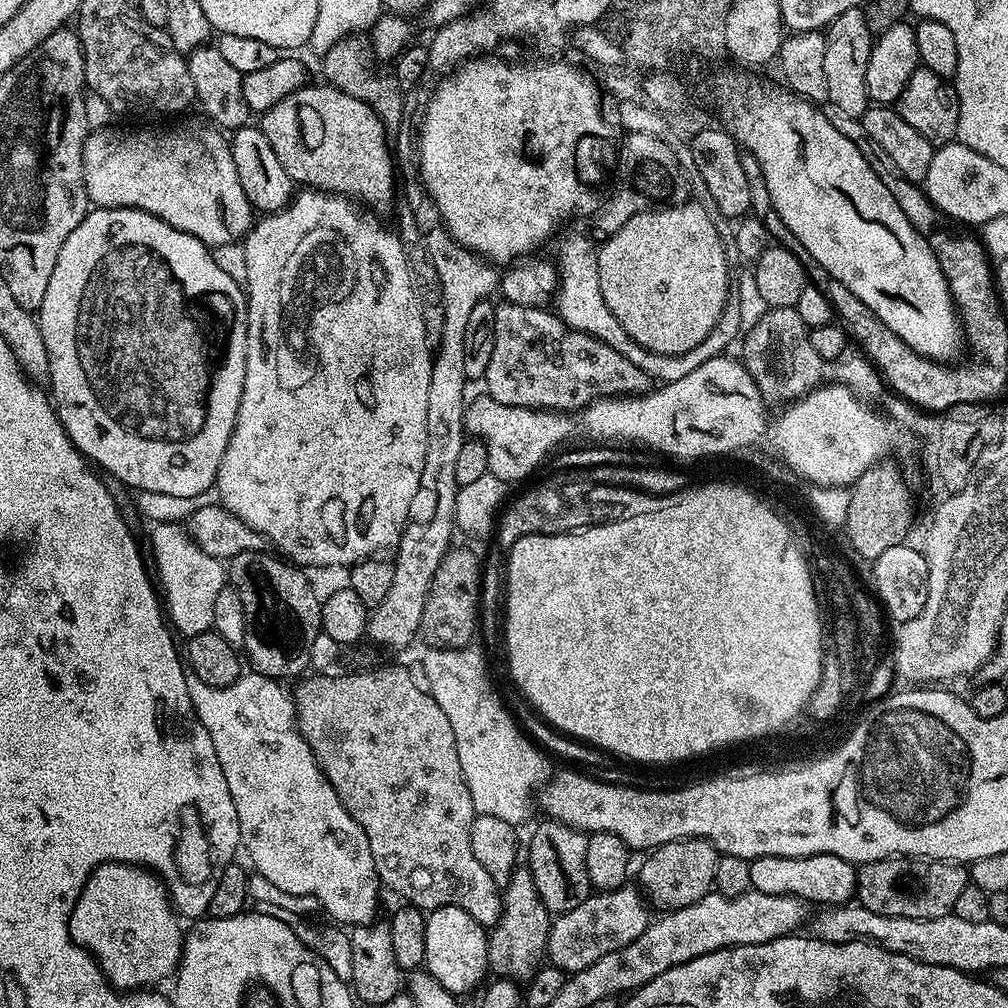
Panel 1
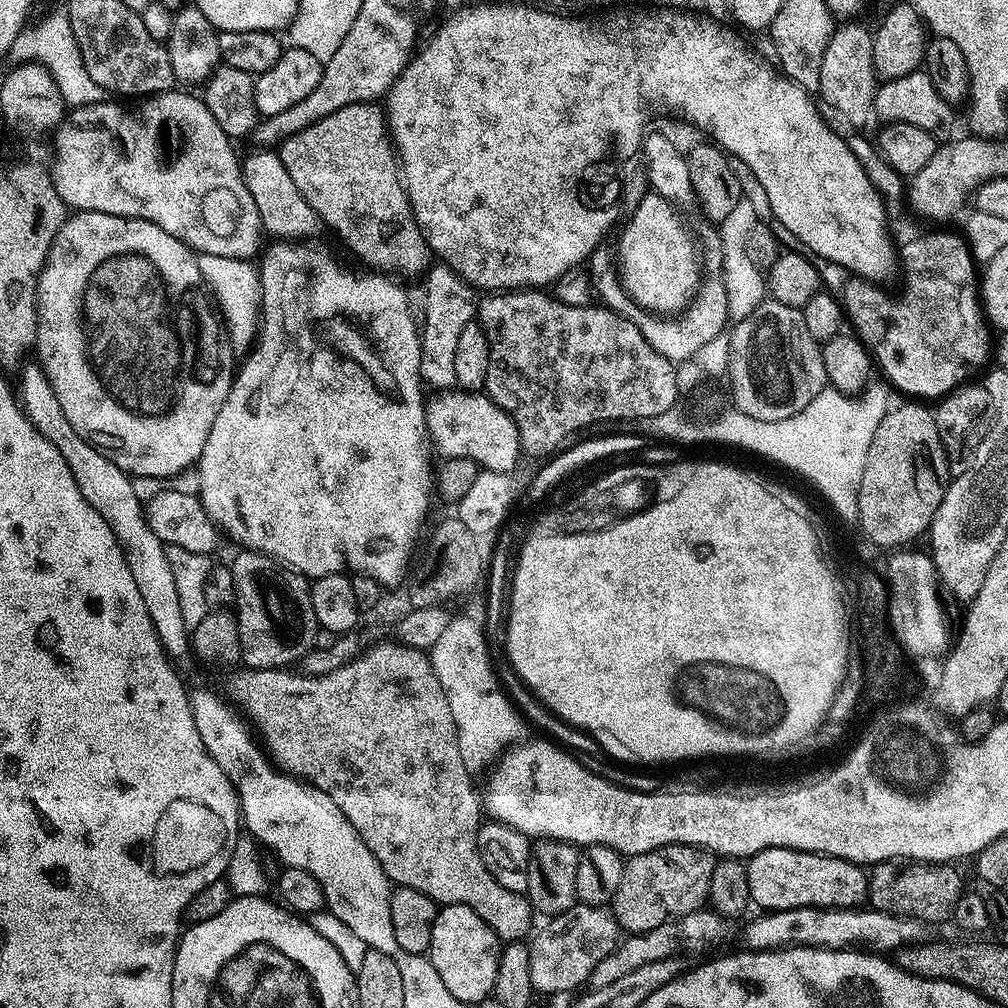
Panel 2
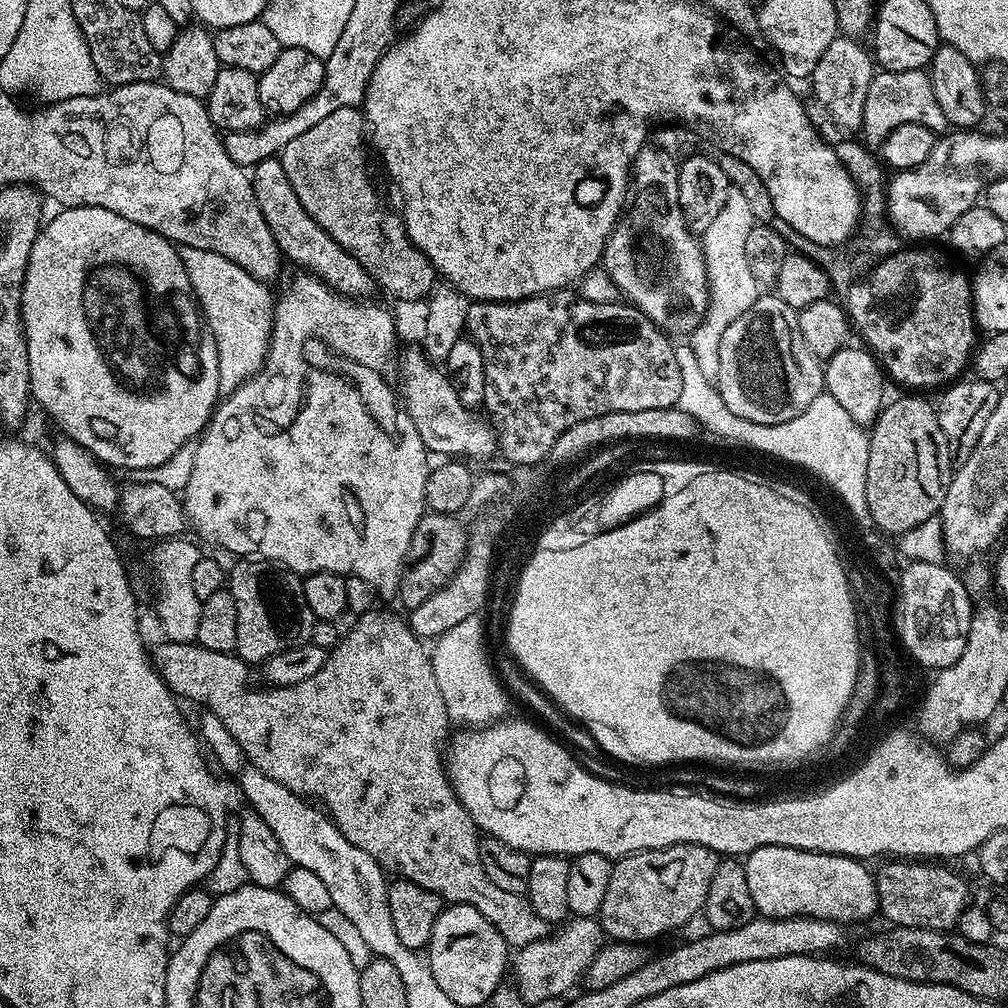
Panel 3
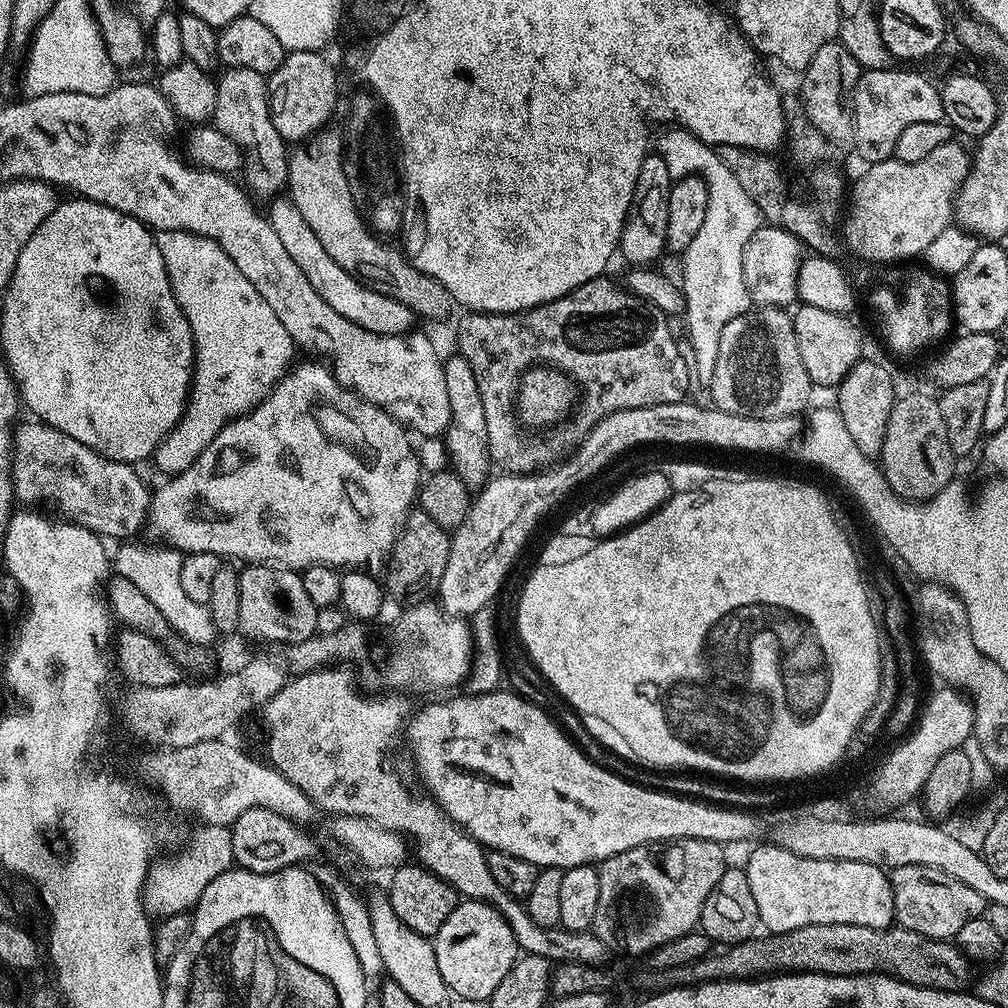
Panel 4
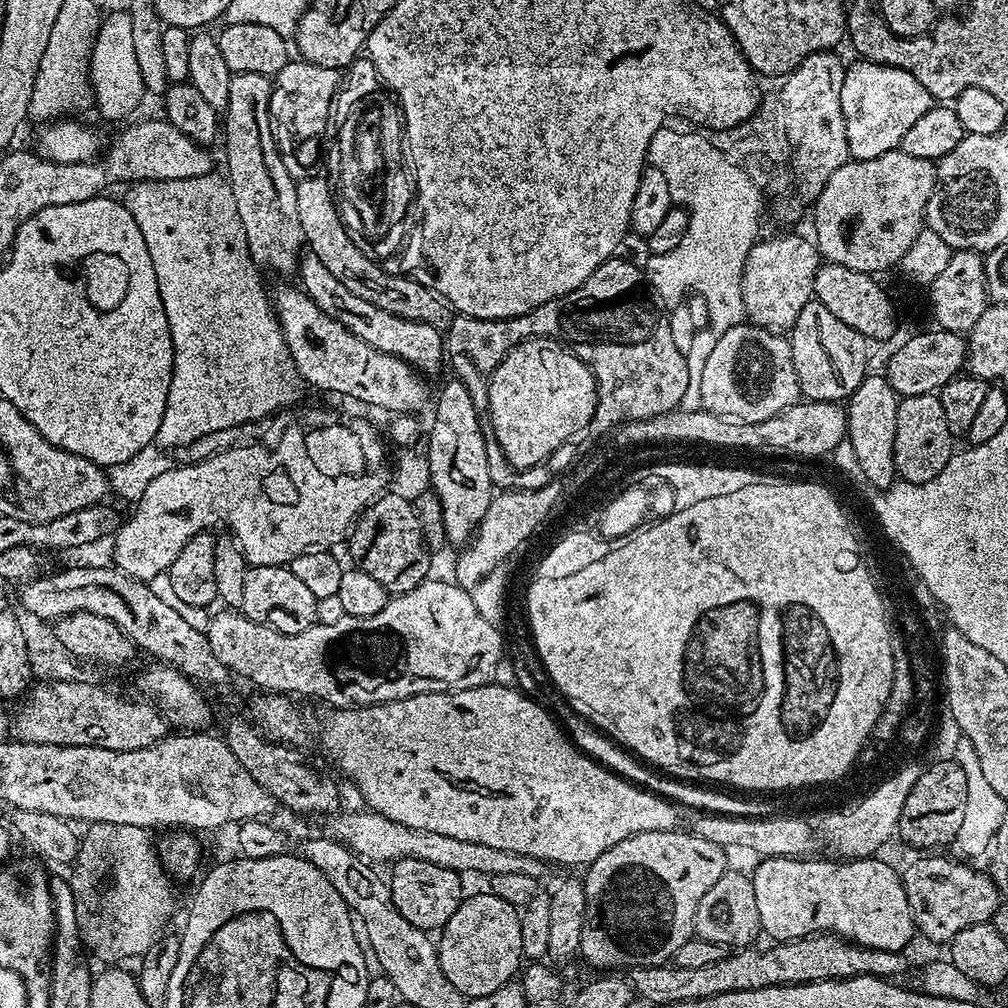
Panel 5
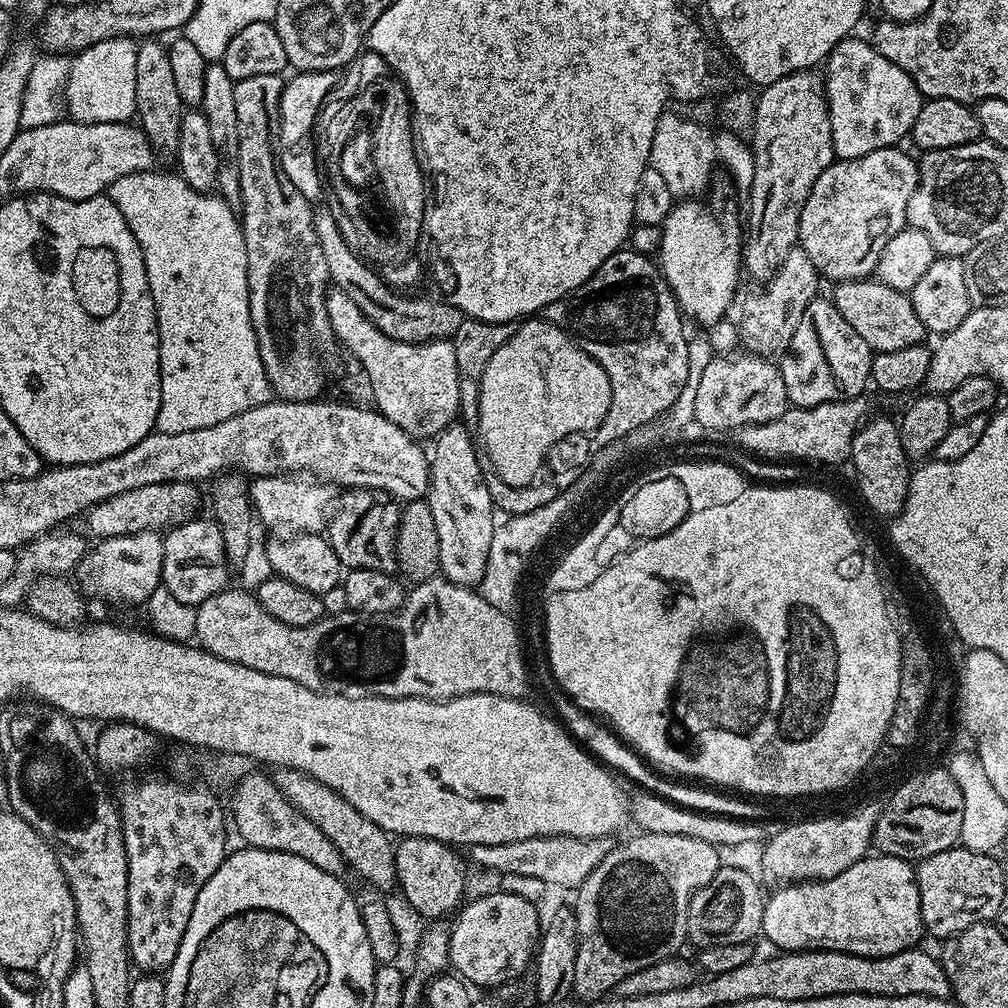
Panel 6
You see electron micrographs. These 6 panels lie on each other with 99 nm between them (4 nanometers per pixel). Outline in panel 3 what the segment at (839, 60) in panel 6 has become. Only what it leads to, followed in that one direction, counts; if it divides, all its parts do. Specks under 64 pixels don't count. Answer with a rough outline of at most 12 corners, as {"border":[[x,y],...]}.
{"border":[[877,71],[862,106],[879,149],[906,122],[950,128],[927,71]]}

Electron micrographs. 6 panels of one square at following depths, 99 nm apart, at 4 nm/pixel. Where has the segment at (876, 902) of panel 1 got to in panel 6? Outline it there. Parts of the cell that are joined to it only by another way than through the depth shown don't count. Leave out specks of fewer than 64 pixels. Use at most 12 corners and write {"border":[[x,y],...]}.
{"border":[[947,848],[915,865],[924,931],[956,936],[1005,907],[995,855]]}

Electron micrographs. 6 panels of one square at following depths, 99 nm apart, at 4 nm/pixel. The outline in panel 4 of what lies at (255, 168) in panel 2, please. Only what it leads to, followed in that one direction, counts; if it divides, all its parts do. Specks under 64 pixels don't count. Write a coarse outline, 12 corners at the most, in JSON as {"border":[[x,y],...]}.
{"border":[[291,199],[266,218],[318,298],[374,334],[414,323],[402,302],[342,270]]}

